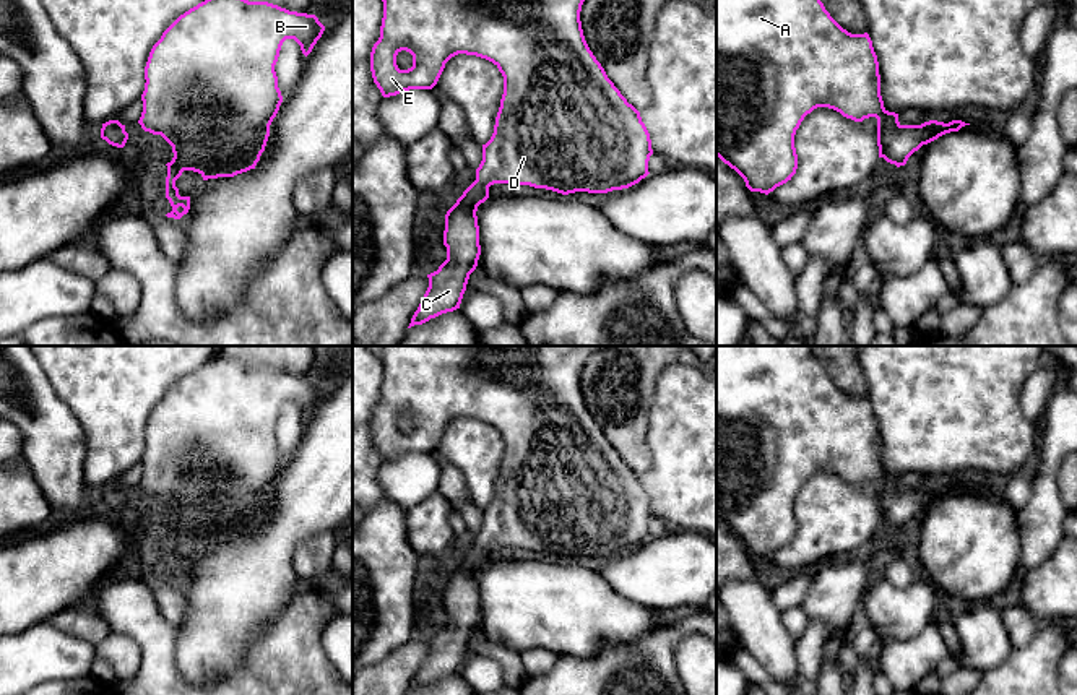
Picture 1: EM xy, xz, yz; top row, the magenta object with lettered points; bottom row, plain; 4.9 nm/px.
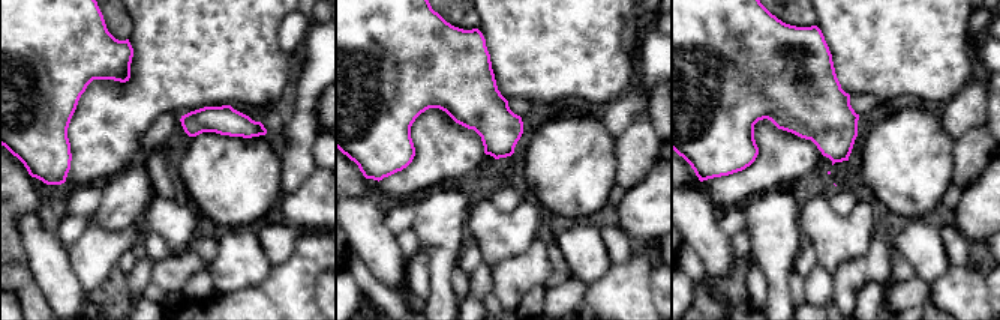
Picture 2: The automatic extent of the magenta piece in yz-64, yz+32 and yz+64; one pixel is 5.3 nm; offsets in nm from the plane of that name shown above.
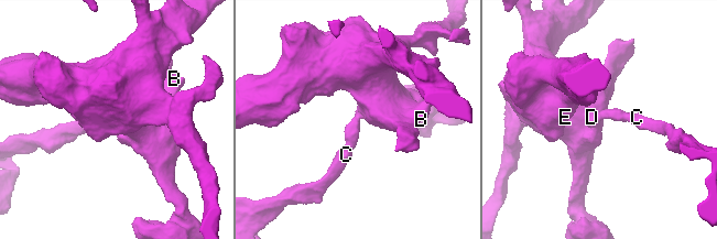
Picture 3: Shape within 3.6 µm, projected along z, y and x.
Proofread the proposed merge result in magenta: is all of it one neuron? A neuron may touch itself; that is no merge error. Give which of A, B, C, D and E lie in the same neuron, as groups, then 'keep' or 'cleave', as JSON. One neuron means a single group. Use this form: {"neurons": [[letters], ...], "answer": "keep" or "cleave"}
{"neurons": [["A", "B", "C", "D", "E"]], "answer": "keep"}

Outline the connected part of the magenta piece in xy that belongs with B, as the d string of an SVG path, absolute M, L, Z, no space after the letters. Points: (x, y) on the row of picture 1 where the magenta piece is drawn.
M205 0L162 32L145 67L138 123L172 146L174 158L166 164L166 198L172 206L167 218L180 219L190 209L190 196L180 196L175 187L184 171L198 172L208 180L255 169L283 102L275 71L281 45L294 39L307 57L323 31L315 15L268 2Z

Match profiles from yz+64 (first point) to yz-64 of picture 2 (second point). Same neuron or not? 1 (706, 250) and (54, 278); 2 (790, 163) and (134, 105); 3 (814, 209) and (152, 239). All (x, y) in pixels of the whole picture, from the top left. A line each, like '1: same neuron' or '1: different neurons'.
1: same neuron
2: same neuron
3: different neurons

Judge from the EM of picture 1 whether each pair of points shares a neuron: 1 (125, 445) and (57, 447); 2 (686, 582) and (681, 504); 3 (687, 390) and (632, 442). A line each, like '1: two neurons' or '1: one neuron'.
1: two neurons
2: two neurons
3: two neurons

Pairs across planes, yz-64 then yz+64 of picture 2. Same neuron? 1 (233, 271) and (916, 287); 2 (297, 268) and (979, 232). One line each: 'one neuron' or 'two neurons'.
1: two neurons
2: two neurons

